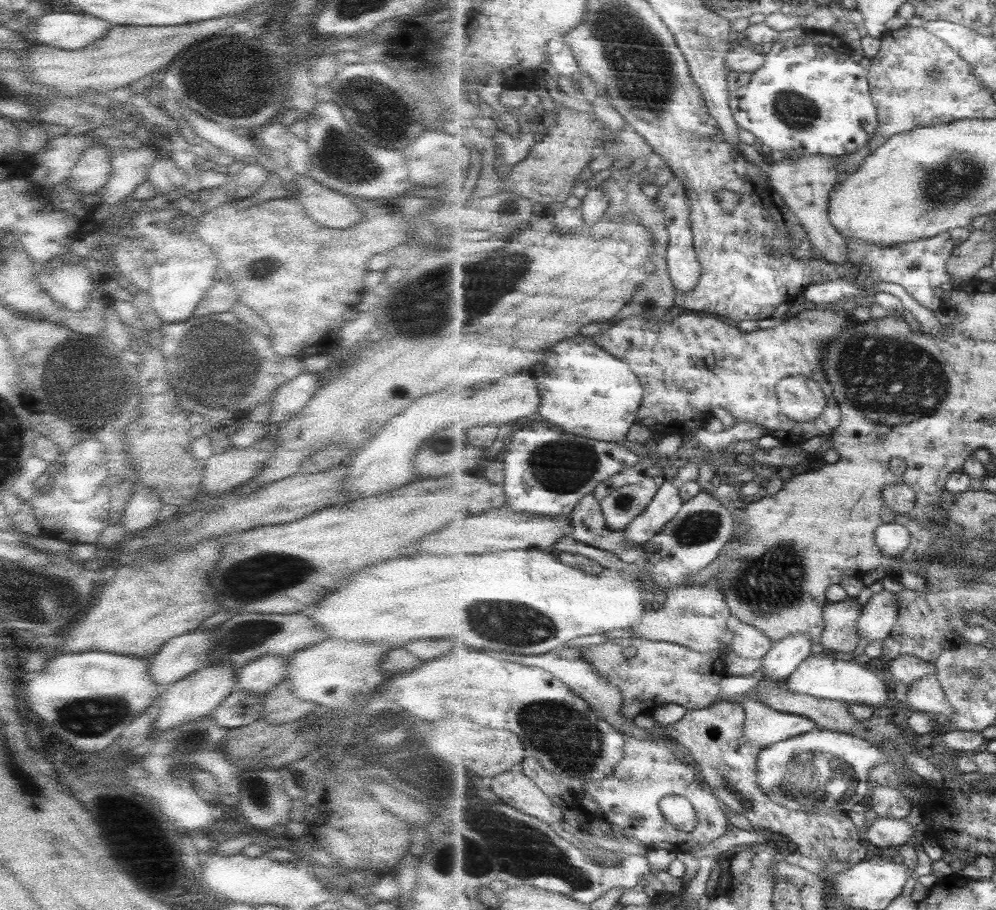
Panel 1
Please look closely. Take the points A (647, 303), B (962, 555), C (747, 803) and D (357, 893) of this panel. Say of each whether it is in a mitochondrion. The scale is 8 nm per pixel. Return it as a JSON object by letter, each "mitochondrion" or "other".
{"A":"mitochondrion","B":"mitochondrion","C":"mitochondrion","D":"other"}

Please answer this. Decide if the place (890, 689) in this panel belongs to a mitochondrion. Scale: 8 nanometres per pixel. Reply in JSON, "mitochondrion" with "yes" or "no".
{"mitochondrion":"no"}

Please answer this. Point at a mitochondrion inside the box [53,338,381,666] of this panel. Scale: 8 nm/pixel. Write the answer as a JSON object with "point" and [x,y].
{"point":[257,578]}

